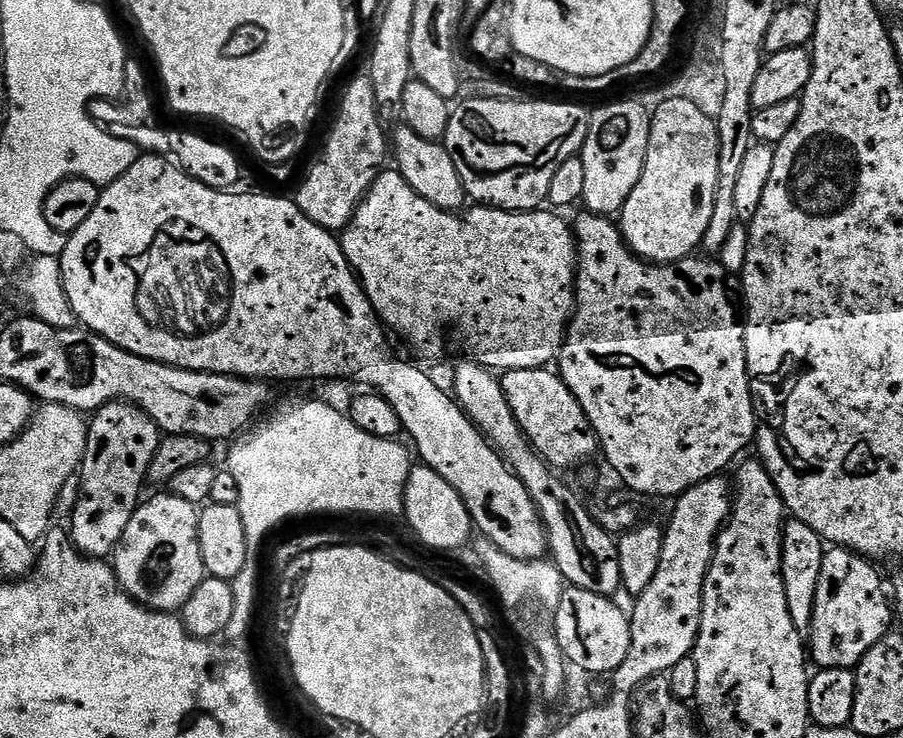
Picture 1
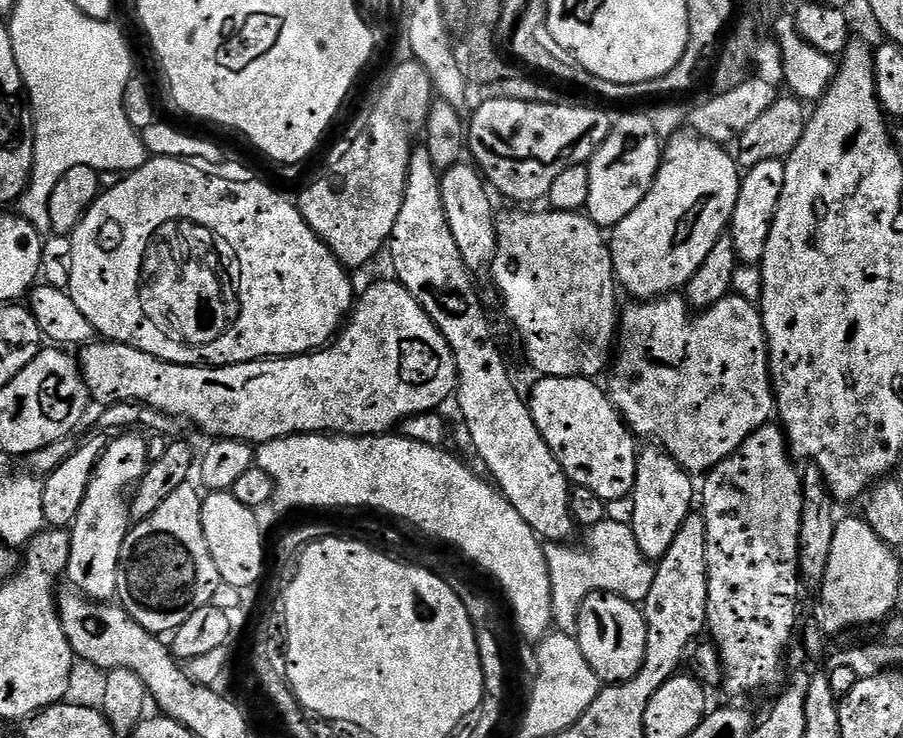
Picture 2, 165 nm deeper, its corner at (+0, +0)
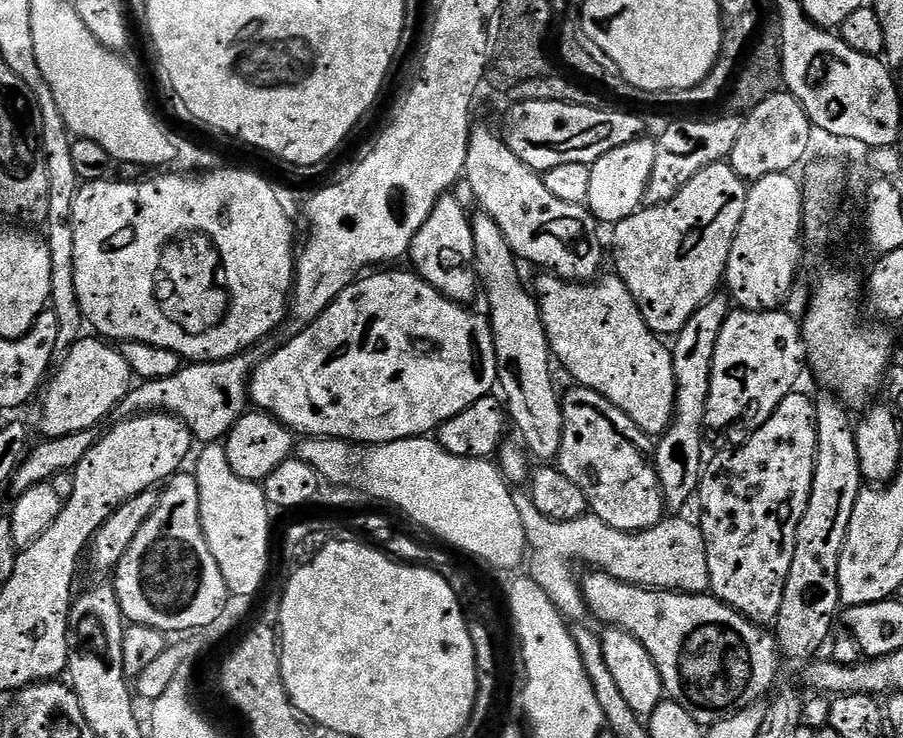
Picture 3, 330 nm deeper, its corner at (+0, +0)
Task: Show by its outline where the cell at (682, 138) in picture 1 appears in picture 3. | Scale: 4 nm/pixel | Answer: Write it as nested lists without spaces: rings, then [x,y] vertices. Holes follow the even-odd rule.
[[[721,162],[706,166],[706,170],[702,170],[698,174],[694,174],[694,178],[690,178],[690,182],[686,182],[686,186],[682,186],[682,190],[674,198],[670,198],[670,202],[666,202],[662,206],[654,206],[653,208],[644,206],[639,212],[635,212],[630,218],[626,218],[622,222],[618,222],[612,229],[612,244],[610,240],[610,260],[616,263],[614,268],[615,275],[619,276],[630,290],[630,294],[634,298],[634,302],[638,302],[638,310],[642,314],[642,318],[646,322],[646,326],[650,326],[650,330],[655,332],[661,338],[675,338],[682,330],[682,326],[686,326],[686,322],[690,320],[690,314],[694,314],[694,310],[698,310],[712,296],[717,295],[719,286],[721,287],[724,280],[724,271],[728,265],[730,258],[730,246],[734,242],[734,234],[738,230],[738,222],[742,222],[742,213],[746,211],[746,198],[748,197],[749,185],[741,180],[740,175],[732,168],[731,163]]]

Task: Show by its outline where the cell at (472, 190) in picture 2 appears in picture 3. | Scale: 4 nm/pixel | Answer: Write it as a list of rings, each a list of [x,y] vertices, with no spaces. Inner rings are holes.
[[[483,214],[473,215],[471,217],[472,222],[472,234],[473,234],[473,244],[474,250],[476,251],[476,275],[478,277],[479,283],[482,285],[482,292],[488,295],[488,309],[486,309],[486,315],[490,326],[492,327],[492,333],[494,334],[494,354],[496,355],[496,383],[498,385],[499,391],[504,391],[504,396],[502,395],[503,403],[506,405],[507,415],[516,423],[516,428],[520,431],[520,436],[524,439],[523,447],[527,449],[533,457],[537,456],[540,462],[552,462],[559,457],[560,447],[562,446],[562,414],[560,410],[560,401],[562,399],[561,393],[558,391],[556,393],[556,384],[552,381],[552,368],[554,369],[554,357],[552,354],[552,349],[548,346],[548,339],[546,338],[546,330],[542,326],[542,318],[540,317],[540,308],[536,305],[535,295],[531,291],[528,292],[524,289],[524,284],[520,281],[520,268],[521,265],[518,263],[518,257],[512,252],[512,247],[506,242],[506,238],[502,234],[502,230],[498,230],[498,222],[491,220],[489,216]]]

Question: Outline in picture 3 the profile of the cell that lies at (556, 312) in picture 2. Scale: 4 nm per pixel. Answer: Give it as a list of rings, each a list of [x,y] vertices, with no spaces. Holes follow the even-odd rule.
[[[540,274],[536,280],[536,288],[534,287],[534,295],[555,363],[559,367],[561,364],[576,379],[573,381],[579,387],[592,388],[602,394],[602,398],[614,402],[614,406],[625,412],[645,436],[663,436],[668,425],[672,423],[672,413],[676,410],[672,349],[650,330],[650,326],[646,326],[638,310],[638,302],[634,302],[630,290],[619,276],[604,274],[595,282],[584,283],[562,280],[555,274]]]

